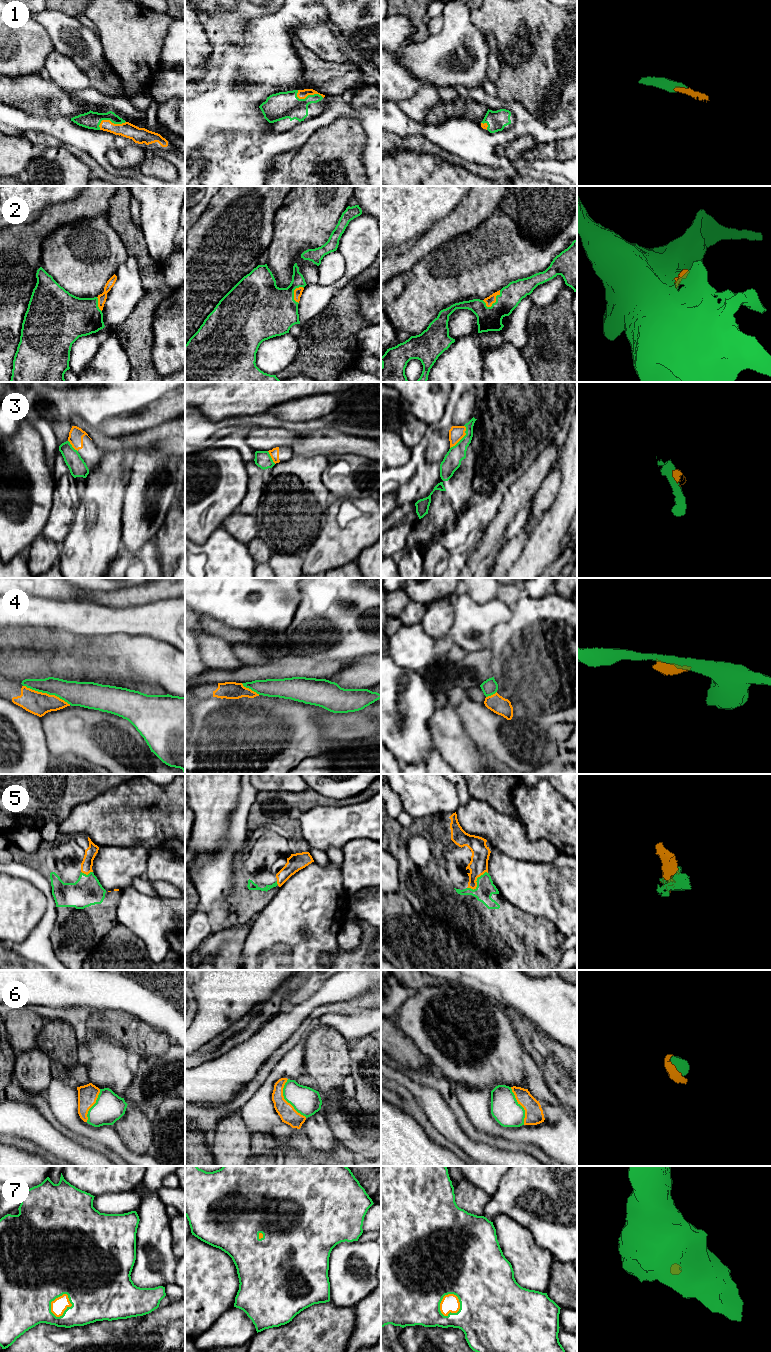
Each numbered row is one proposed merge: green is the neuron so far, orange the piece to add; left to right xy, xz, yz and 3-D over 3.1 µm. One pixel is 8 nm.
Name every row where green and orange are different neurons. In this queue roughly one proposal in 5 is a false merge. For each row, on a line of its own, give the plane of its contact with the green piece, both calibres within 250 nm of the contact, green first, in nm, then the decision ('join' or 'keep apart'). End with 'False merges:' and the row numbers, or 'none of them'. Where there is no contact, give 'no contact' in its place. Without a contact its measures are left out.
1: xy | 140/120 nm | join
2: yz | 190/70 nm | join
3: yz | 140/120 nm | keep apart
4: xy | 190/190 nm | keep apart
5: yz | 150/150 nm | join
6: xz | 220/140 nm | join
7: yz | 500/140 nm | join
False merges: 3, 4

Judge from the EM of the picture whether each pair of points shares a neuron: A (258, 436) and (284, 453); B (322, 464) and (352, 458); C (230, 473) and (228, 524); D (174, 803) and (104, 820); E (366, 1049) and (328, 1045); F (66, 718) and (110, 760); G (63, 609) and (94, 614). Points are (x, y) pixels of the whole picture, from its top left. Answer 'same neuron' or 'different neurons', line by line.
A: different neurons
B: different neurons
C: different neurons
D: same neuron
E: different neurons
F: same neuron
G: same neuron

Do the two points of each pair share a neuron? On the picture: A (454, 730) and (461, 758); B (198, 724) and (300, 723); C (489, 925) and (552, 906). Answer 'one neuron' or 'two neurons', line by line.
A: one neuron
B: one neuron
C: two neurons

